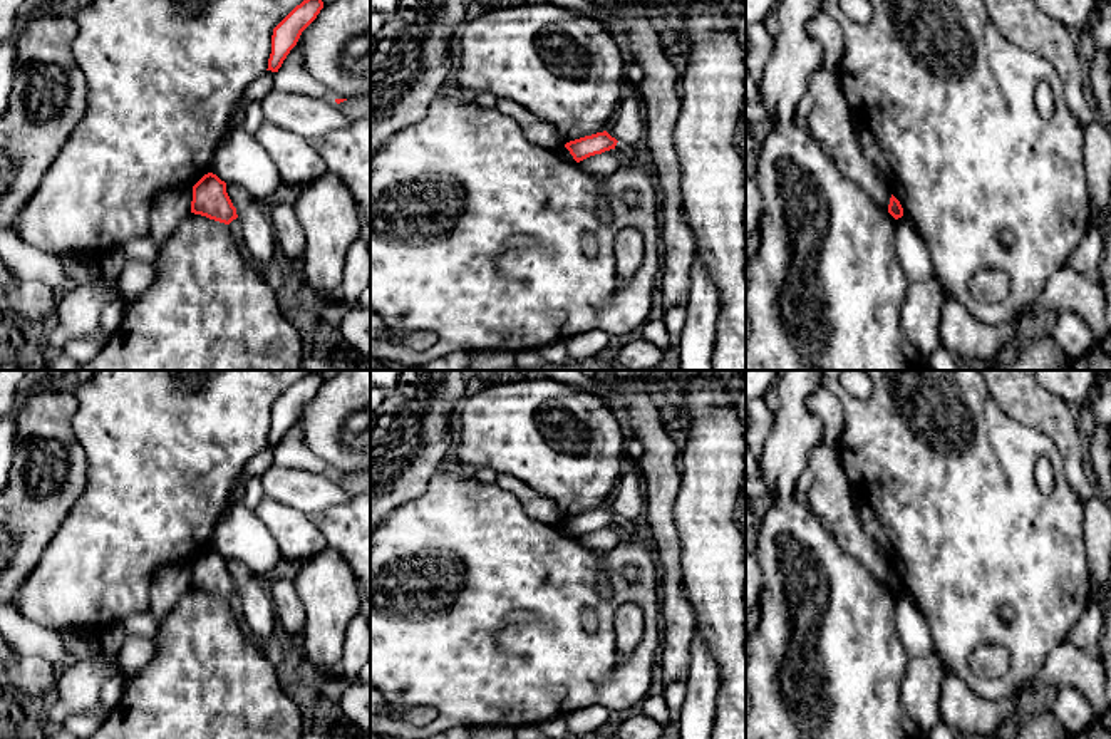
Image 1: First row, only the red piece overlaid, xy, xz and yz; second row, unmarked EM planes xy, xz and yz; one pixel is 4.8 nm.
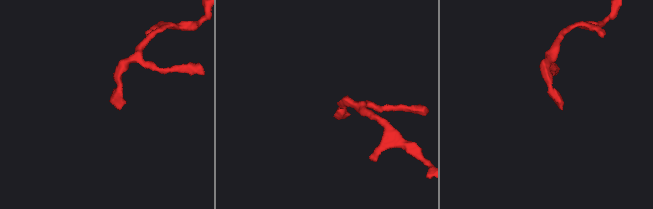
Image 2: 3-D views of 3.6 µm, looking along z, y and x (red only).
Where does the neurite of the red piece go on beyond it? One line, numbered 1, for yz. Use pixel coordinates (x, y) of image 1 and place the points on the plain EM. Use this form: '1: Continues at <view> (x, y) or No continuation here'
1: No continuation here

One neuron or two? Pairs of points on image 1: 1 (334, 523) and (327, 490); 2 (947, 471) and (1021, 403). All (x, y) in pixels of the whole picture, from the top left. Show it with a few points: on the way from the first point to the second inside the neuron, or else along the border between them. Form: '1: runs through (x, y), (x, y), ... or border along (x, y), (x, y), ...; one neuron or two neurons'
1: border along (351, 498), (329, 506), (315, 516); two neurons
2: border along (987, 387), (994, 401), (1009, 416), (1043, 434); two neurons

